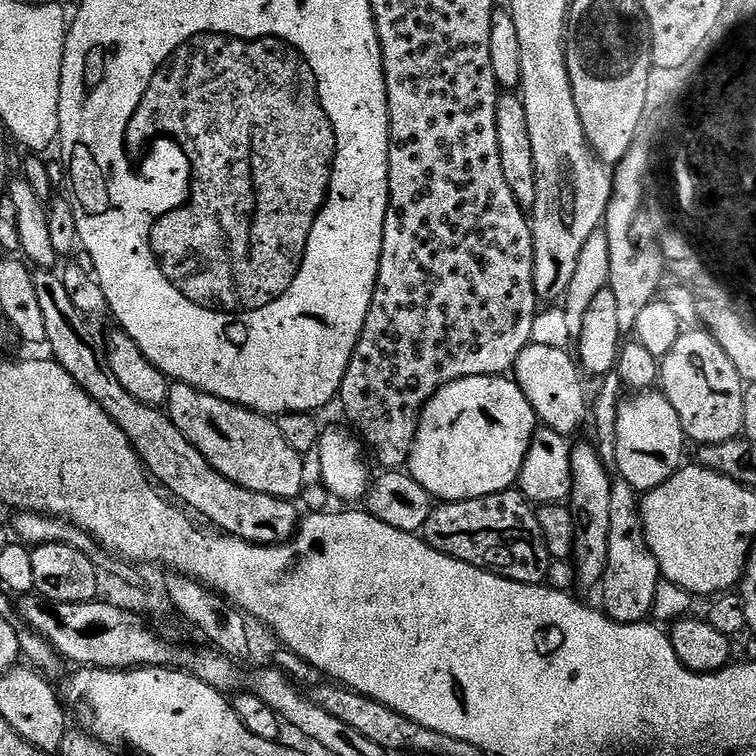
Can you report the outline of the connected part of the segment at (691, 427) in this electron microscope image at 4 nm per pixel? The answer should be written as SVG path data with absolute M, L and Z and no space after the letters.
M681 331L674 350L659 361L659 387L664 396L678 410L682 430L696 446L735 440L744 431L742 426L742 398L746 381L734 370L734 362L726 358L726 350L718 346L711 332Z

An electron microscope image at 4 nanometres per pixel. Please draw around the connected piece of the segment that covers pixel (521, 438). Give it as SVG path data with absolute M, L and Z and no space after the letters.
M471 376L442 386L428 401L416 421L416 437L408 455L409 476L432 495L433 501L473 500L490 494L507 492L519 481L522 462L530 450L530 442L538 430L534 406L516 384L502 376Z

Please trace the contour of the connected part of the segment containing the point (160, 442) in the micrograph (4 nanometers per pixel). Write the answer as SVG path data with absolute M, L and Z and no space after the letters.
M36 270L32 277L46 322L46 344L51 349L51 359L60 364L62 370L66 370L66 374L70 374L74 382L78 382L78 386L82 386L82 390L86 390L86 394L90 394L90 398L94 398L94 402L98 402L98 406L110 414L110 418L114 418L126 438L130 438L133 450L140 455L141 464L165 493L171 494L197 517L205 516L213 529L239 536L250 544L283 544L285 540L295 537L302 512L295 508L297 505L293 501L246 490L230 482L230 478L218 474L218 470L206 462L204 455L189 442L182 430L178 430L178 426L174 426L167 414L160 408L140 404L138 398L122 390L114 375L111 359L105 353L103 356L91 344L92 336L84 325L87 324L86 317L78 310L78 306L74 306L70 290L66 290L64 285L63 275L56 270Z

